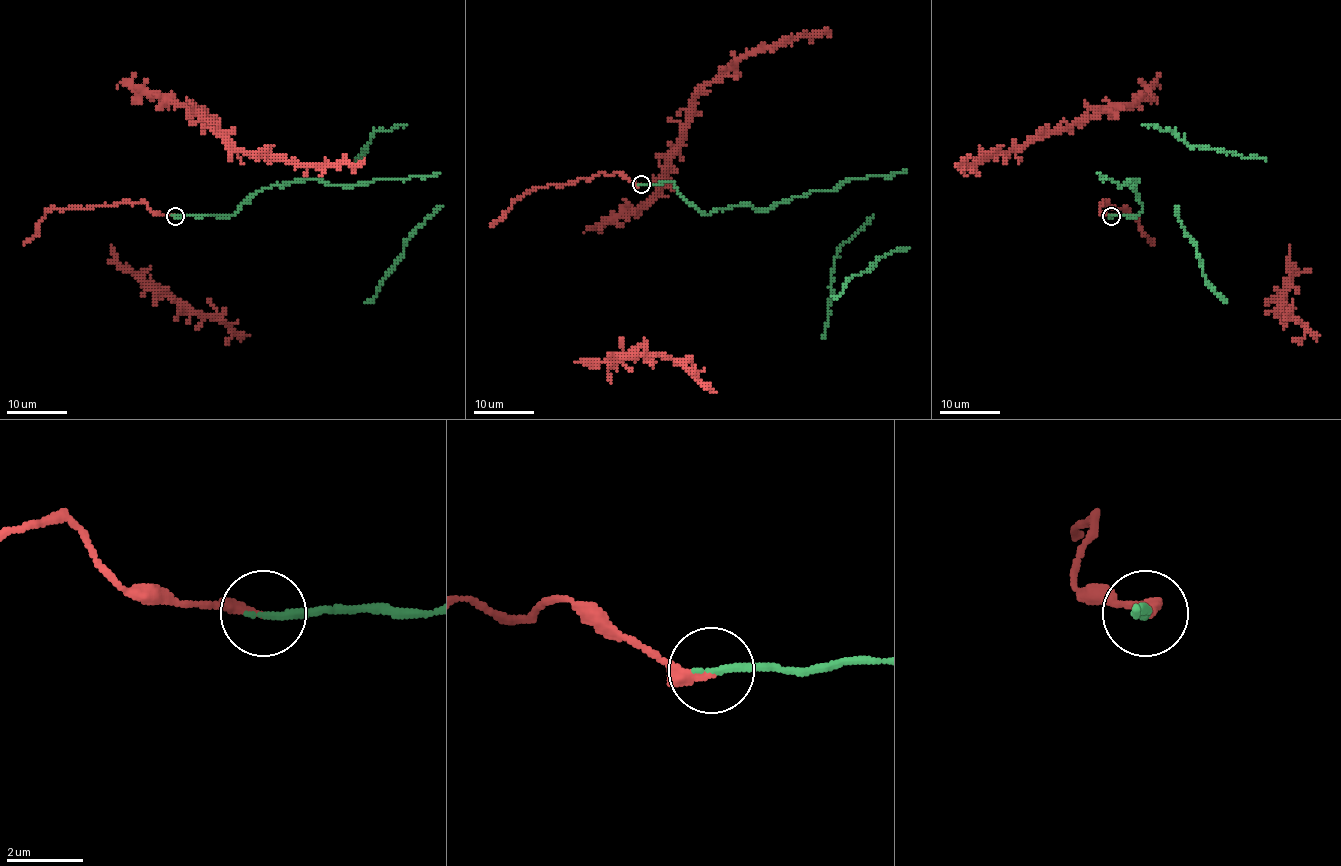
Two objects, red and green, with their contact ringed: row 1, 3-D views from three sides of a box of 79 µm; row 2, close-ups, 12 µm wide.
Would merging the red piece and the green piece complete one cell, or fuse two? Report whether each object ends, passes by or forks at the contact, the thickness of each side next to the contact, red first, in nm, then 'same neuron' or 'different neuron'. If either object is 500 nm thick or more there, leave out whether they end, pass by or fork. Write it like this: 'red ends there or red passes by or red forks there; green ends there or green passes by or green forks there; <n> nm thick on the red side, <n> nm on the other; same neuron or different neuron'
red ends there; green ends there; 240 nm thick on the red side, 200 nm on the other; same neuron

